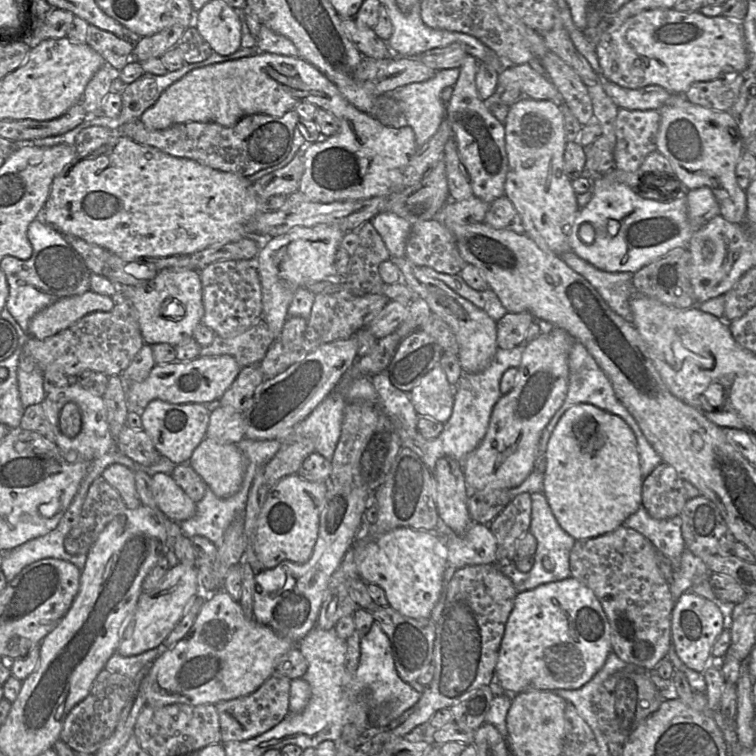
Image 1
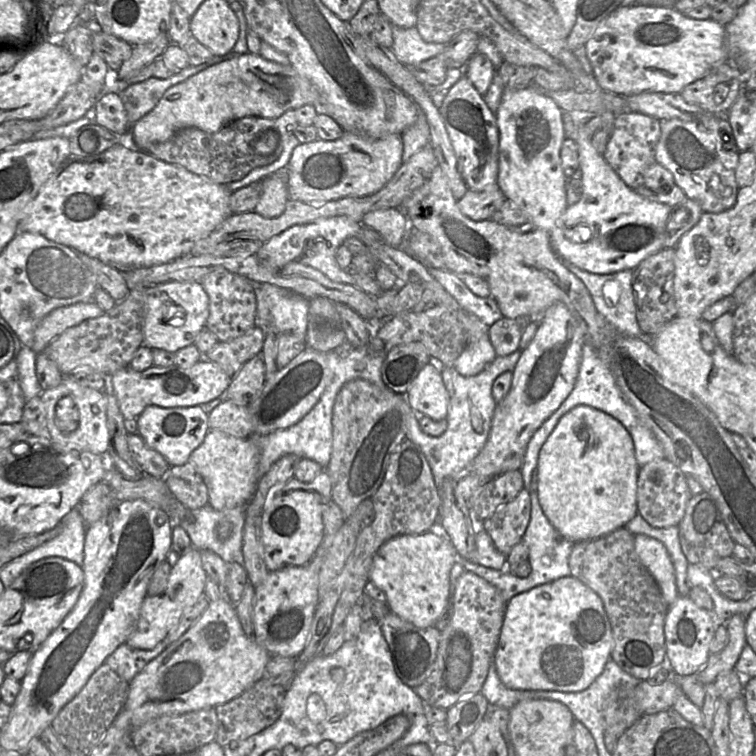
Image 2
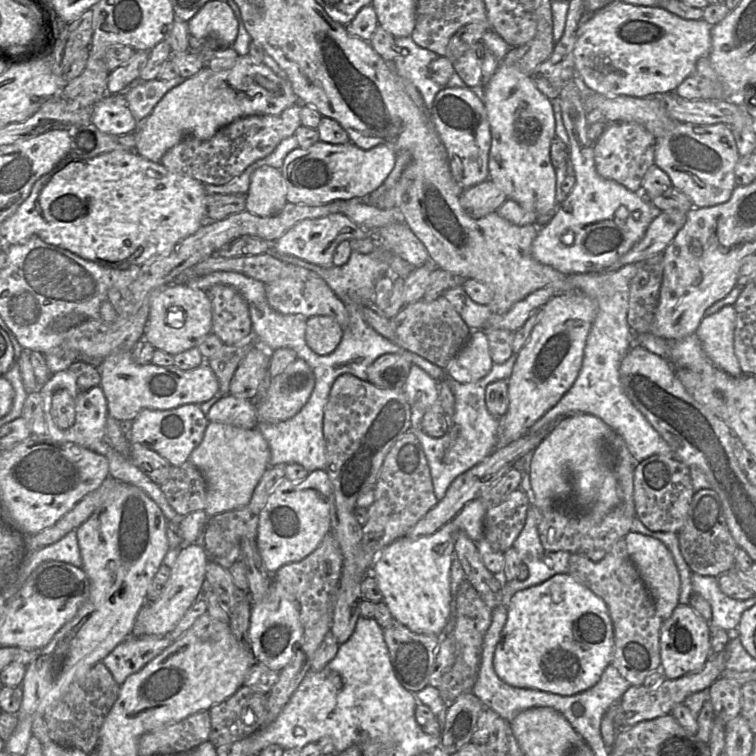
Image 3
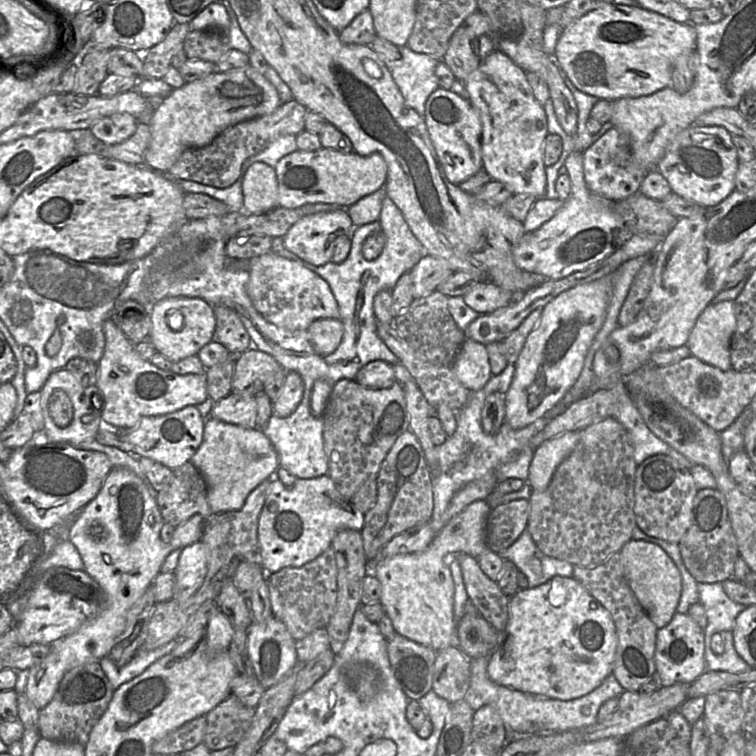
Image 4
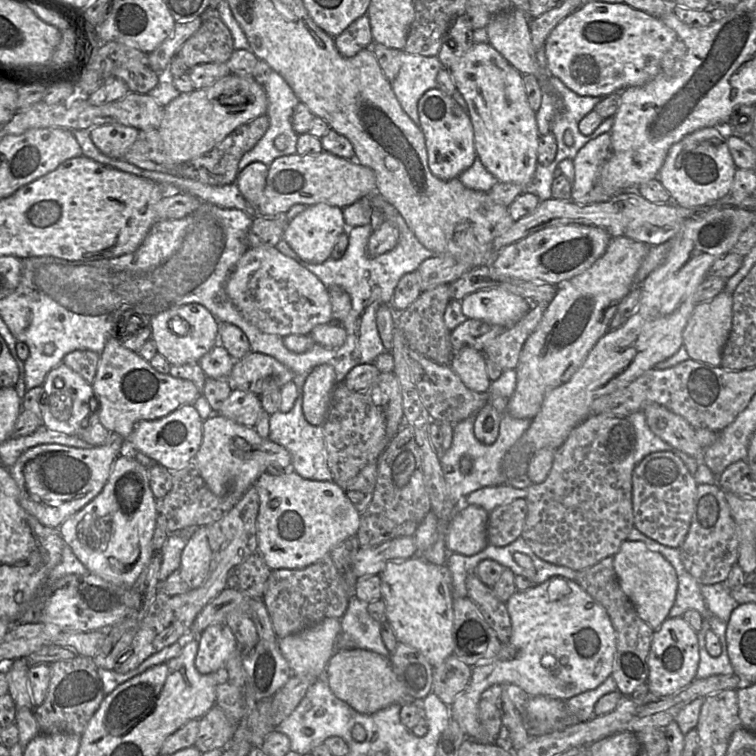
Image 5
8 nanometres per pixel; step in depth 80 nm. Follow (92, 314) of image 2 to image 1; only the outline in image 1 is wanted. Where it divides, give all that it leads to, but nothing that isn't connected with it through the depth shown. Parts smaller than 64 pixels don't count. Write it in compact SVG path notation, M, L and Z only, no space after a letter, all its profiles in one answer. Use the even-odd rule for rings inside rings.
M91 290L61 298L36 313L29 322L28 334L36 339L53 336L93 312L110 312L116 300Z

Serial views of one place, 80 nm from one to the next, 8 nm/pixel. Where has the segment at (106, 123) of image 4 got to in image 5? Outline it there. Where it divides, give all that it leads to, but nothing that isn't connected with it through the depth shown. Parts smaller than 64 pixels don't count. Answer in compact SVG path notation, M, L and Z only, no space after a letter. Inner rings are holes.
M120 124L89 127L90 138L104 155L122 159L138 137L139 130Z

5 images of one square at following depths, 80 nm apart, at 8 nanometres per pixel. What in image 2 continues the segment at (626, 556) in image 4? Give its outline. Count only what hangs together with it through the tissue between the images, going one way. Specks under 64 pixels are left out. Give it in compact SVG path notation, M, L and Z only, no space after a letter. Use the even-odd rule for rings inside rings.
M636 534L634 546L642 564L657 582L665 602L671 606L679 594L675 569L665 545L650 536Z

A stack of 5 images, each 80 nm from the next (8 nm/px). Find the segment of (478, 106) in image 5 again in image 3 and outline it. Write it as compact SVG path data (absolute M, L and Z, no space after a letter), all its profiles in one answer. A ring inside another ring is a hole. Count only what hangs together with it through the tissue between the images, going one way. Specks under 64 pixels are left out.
M502 61L499 63L495 73L491 76L491 78L482 85L481 89L478 90L483 103L485 105L487 116L490 125L491 131L491 147L489 151L489 159L488 159L488 170L489 170L489 179L501 190L505 193L508 199L512 199L522 205L527 210L533 210L537 213L538 216L542 215L550 215L553 214L554 211L558 207L558 203L556 200L556 173L555 167L551 163L550 158L550 146L553 138L556 136L555 134L555 117L553 113L553 108L551 105L550 99L548 99L544 94L542 94L534 85L532 80L526 74L520 72L516 68L504 65Z

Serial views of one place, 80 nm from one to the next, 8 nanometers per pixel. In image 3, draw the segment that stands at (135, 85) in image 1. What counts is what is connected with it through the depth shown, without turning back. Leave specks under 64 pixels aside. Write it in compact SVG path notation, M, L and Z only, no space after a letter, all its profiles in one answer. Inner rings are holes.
M182 76L168 81L153 79L140 82L132 88L126 88L122 91L122 94L126 98L128 108L138 122L138 125L139 122L143 122L150 115L167 92L182 84L185 80Z

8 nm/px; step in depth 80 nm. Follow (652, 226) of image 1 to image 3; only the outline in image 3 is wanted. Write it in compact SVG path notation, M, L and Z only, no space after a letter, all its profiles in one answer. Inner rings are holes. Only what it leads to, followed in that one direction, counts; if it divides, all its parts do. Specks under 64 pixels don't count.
M572 81L562 87L558 99L569 137L569 161L574 169L575 185L568 197L558 205L553 217L538 227L538 234L532 243L532 255L538 262L564 275L600 273L637 244L662 211L642 192L632 192L597 173L594 144L587 134L587 114L582 97Z

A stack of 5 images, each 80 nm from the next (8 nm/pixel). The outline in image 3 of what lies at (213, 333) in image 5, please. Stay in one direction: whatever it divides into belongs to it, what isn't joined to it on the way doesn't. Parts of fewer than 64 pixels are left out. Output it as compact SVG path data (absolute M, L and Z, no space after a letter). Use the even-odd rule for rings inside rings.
M173 283L157 289L151 296L149 317L145 326L144 339L149 342L155 349L175 356L191 348L197 347L208 334L212 332L212 304L207 296L206 291L189 287L185 283ZM180 308L184 312L184 324L179 327L173 327L167 323L167 315Z

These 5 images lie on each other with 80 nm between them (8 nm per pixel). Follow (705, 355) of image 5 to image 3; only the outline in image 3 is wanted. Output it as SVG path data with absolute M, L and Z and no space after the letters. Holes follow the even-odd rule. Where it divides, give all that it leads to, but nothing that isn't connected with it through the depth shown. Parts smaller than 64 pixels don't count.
M734 305L724 306L718 312L704 316L695 335L714 365L731 376L740 376L743 373L734 352L735 321Z

